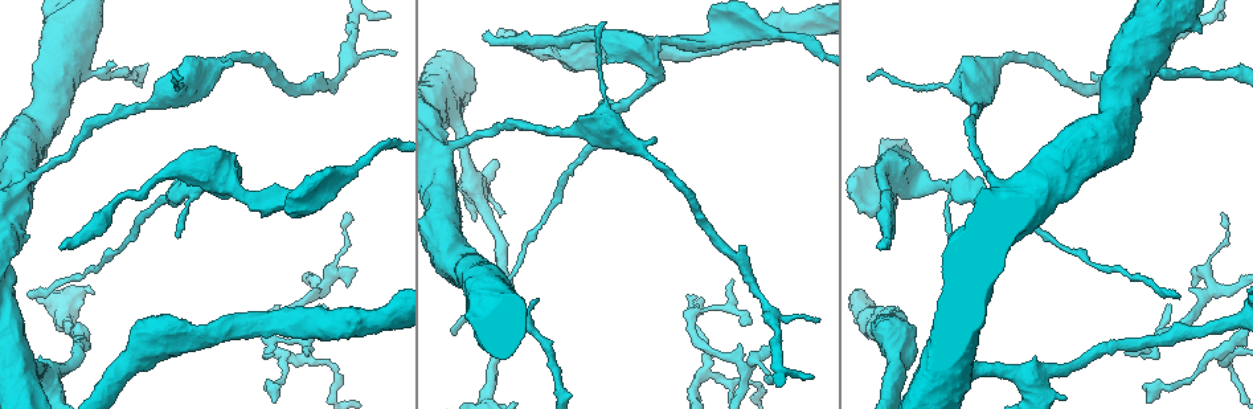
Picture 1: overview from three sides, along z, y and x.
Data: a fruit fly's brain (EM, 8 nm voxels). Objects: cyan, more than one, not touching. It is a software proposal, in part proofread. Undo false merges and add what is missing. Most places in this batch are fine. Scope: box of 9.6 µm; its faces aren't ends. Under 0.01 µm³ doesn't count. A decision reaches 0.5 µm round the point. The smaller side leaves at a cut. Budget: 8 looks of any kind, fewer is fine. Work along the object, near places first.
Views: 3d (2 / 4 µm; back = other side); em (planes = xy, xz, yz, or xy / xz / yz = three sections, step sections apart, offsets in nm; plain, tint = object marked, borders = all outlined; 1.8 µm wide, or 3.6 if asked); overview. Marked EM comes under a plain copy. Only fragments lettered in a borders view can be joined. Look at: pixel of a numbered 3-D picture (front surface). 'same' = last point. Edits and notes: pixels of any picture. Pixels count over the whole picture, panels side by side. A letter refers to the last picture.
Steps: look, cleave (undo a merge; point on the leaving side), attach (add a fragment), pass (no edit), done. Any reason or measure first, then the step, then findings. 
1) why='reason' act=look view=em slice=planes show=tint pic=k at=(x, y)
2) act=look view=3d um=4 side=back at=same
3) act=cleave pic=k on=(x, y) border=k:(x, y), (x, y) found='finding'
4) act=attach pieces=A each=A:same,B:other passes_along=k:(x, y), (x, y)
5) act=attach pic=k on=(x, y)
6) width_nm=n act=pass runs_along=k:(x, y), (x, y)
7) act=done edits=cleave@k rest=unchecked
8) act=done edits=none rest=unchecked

why='end of a long branch' act=look view=3d um=4 pic=1 at=(484, 34)

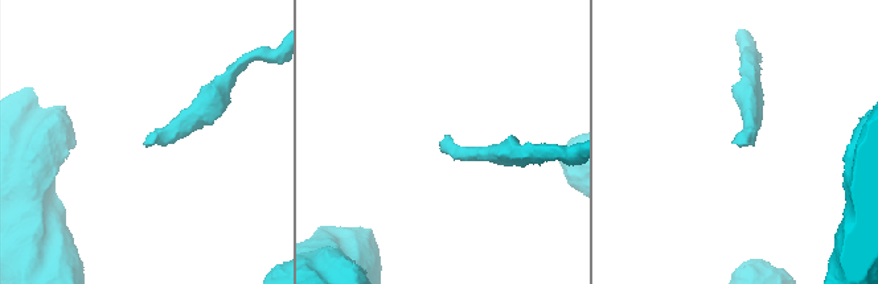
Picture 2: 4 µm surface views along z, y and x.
why='now the EM' act=look view=em slice=yz step=4 show=borders pic=2 at=(734, 142)

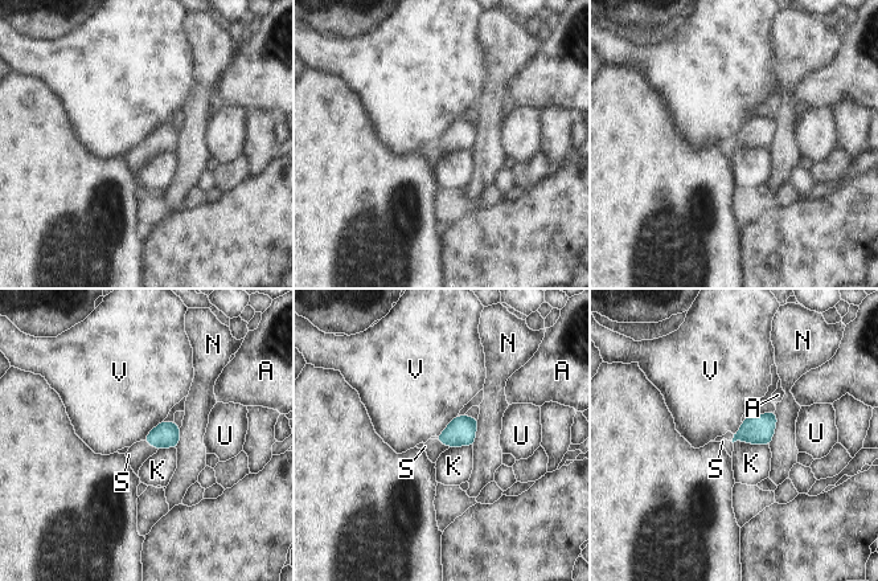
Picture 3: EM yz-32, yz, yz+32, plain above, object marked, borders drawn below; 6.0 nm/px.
act=look view=em slice=xy step=4 show=borders at=same

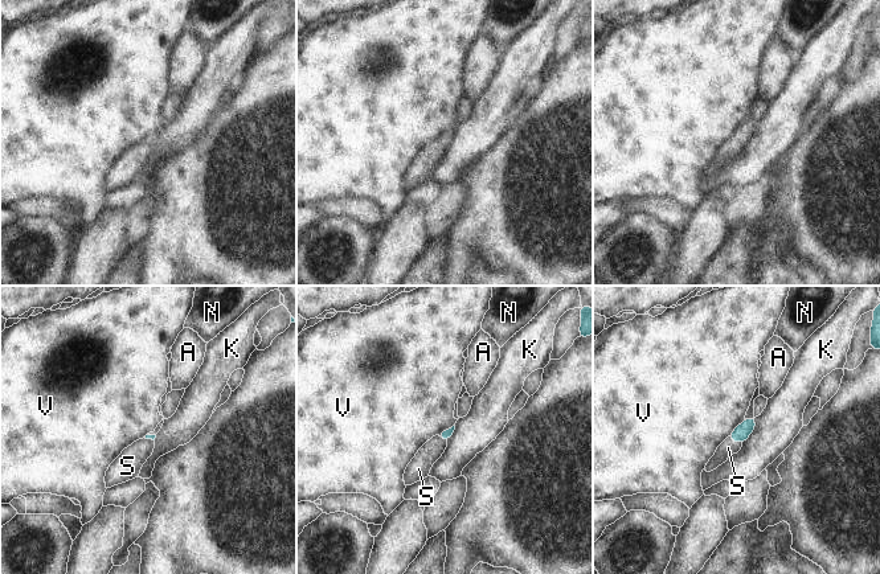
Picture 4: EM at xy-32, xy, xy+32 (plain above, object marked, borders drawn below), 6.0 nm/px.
act=attach pic=4 on=(728, 447) each=A:other,K:other,N:other,S:same,V:other passes_along=4:(745, 429), (735, 441), (728, 447) found='it goes on there'

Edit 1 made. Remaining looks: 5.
why='redraw' act=look view=overview

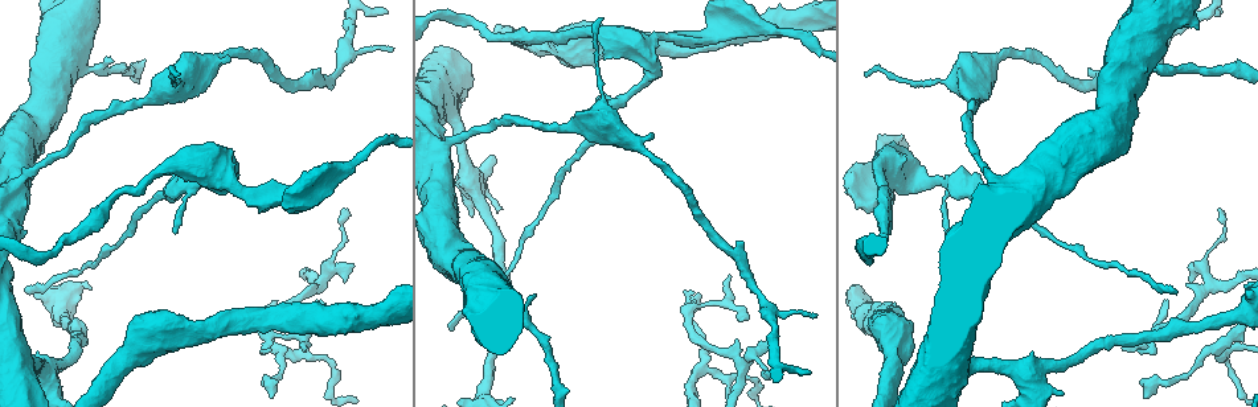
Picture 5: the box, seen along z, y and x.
why='four or more arms meet' act=look view=3d um=2 pic=5 at=(1213, 283)

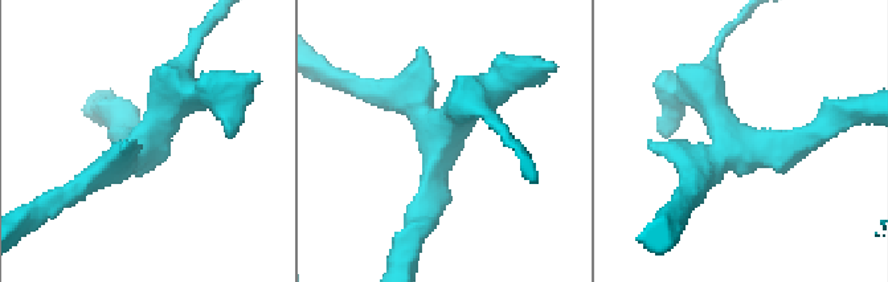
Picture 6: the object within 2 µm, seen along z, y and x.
arms=4 act=look view=em slice=xy step=4 show=tint pic=6 at=(730, 142)

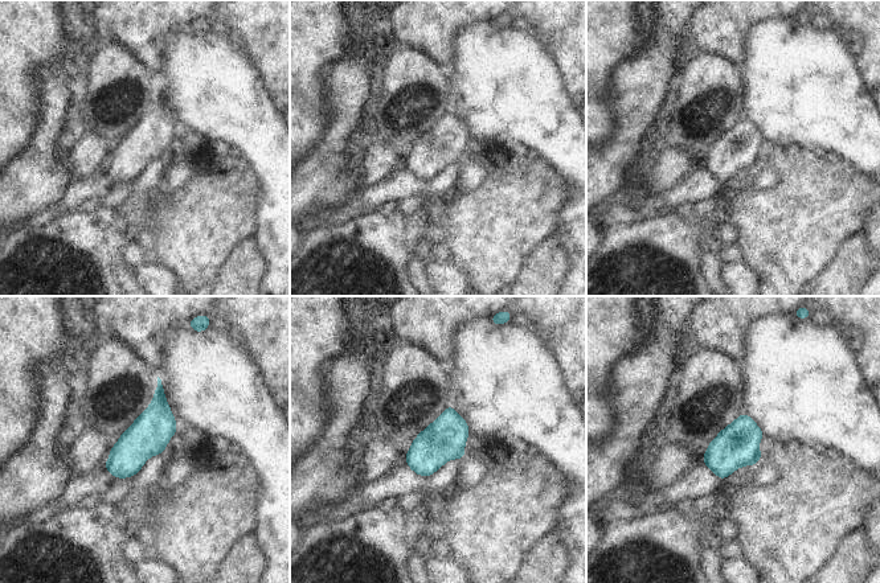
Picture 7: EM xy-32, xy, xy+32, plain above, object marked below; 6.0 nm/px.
act=look view=em slice=planes show=borders at=same

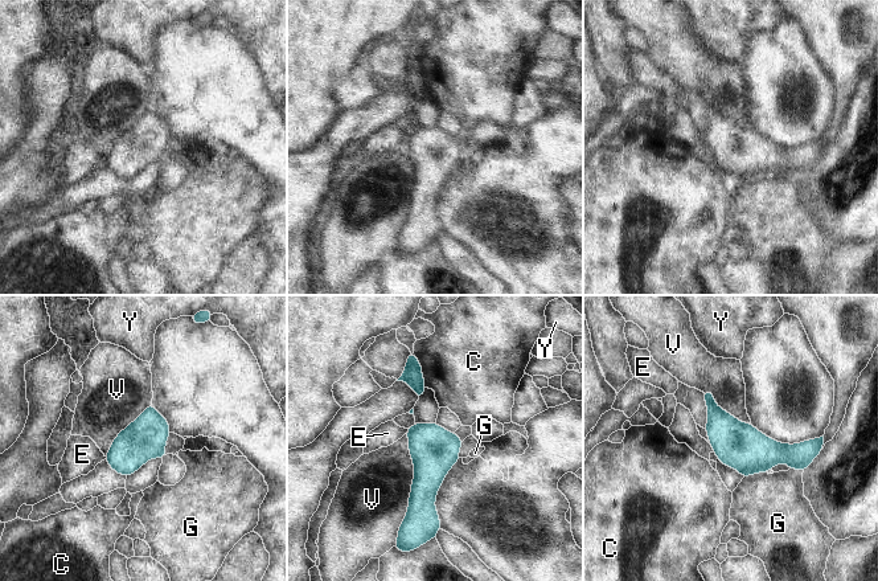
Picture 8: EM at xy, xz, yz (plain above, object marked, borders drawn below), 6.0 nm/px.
act=pass each=C:other,E:other,G:other,V:other,Y:other border=8:(407, 433), (414, 481), (398, 528) found='continuous, no second neuron'

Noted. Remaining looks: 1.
act=done edits=attach@4 rest=unchecked

